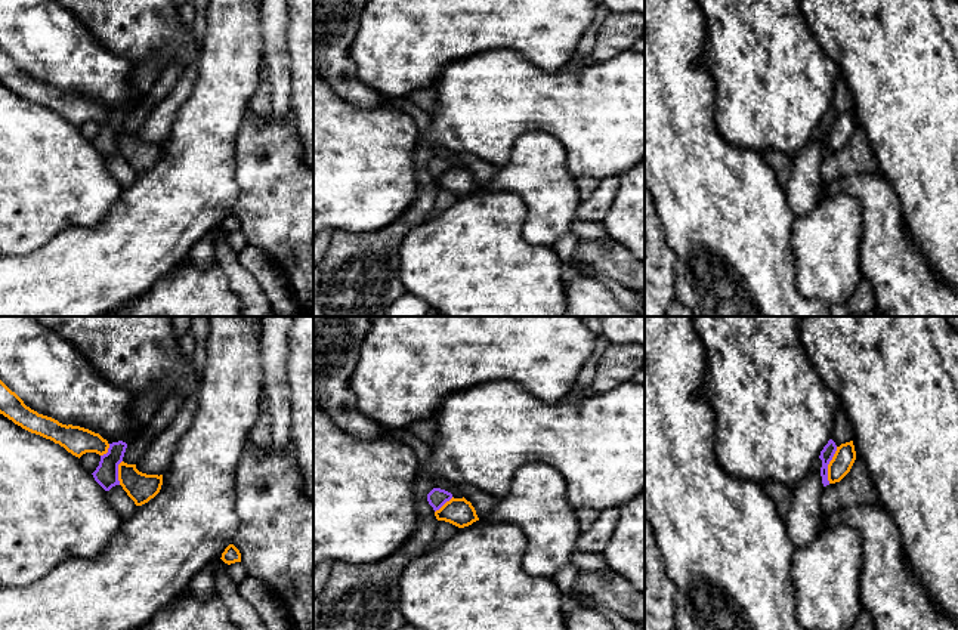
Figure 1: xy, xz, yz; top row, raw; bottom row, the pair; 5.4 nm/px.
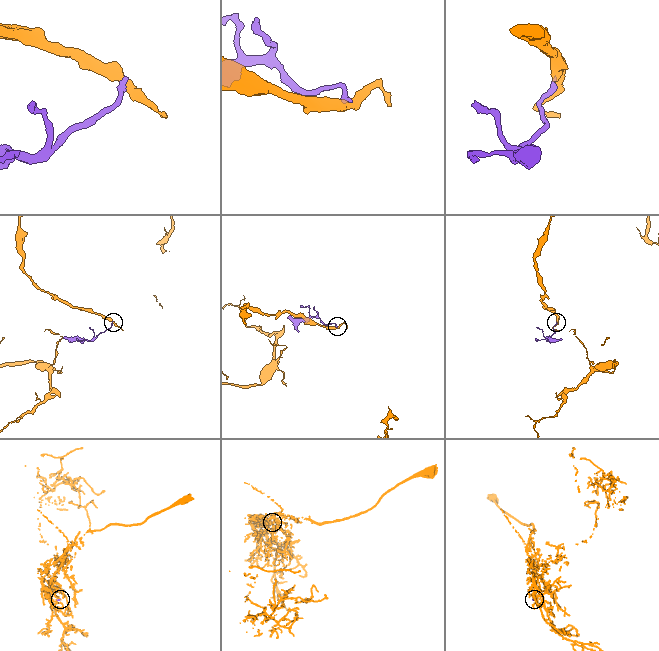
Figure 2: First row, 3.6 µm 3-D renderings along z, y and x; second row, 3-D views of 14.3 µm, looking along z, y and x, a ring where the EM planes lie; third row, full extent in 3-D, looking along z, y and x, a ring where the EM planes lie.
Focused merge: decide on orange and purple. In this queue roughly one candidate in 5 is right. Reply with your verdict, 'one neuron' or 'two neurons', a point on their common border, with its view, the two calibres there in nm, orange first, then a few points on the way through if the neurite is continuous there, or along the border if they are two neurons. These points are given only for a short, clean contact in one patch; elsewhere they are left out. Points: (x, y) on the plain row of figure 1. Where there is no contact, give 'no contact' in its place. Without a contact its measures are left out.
two neurons; contact yz (828, 133); calibres 120 and 70 nm; border yz (837, 116), (828, 133), (828, 151)

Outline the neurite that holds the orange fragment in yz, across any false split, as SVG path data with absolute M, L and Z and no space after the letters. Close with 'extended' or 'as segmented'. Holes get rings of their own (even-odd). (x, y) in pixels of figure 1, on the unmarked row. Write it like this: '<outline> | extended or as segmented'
M853 109L837 115L835 123L828 133L829 152L840 151L850 140L855 129L856 129L856 120Z | as segmented

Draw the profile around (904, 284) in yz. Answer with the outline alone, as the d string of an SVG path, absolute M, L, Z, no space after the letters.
M853 173L822 185L818 200L837 194L852 195L860 203L859 266L862 278L872 287L877 309L884 316L958 316L958 291L937 277L923 251L909 240L902 203L887 179L880 173Z

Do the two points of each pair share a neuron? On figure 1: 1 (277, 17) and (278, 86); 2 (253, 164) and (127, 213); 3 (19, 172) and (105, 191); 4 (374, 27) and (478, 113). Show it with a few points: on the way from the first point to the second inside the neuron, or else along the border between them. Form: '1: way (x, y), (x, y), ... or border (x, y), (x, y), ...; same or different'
1: way (277, 34), (278, 68); same
2: border (237, 135), (238, 200), (234, 204); different
3: way (40, 172), (77, 190), (85, 190); same
4: border (466, 58), (448, 62), (430, 87); different

